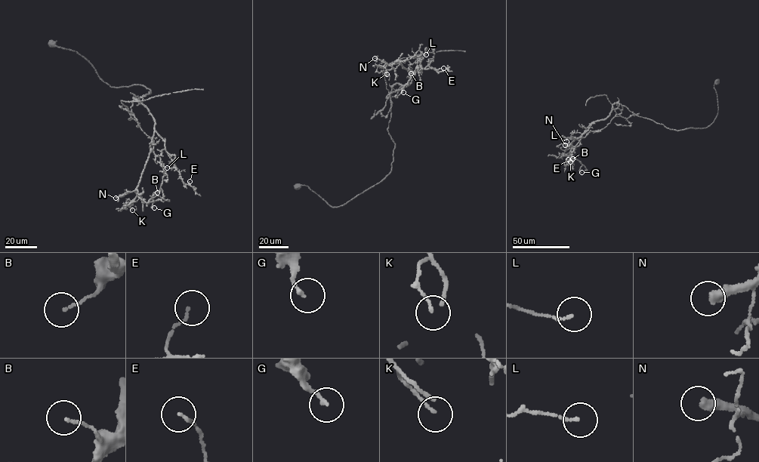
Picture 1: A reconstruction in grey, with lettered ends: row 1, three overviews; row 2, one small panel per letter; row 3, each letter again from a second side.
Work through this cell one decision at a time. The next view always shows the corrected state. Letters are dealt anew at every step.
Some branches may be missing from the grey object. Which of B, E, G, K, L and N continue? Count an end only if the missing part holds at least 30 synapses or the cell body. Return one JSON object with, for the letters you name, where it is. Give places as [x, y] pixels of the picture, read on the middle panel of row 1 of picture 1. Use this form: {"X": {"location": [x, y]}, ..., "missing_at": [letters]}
{"missing_at": []}

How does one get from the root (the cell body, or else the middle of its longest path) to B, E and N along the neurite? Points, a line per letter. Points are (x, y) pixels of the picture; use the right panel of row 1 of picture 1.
B: (717, 82), (718, 113), (706, 127), (671, 129), (621, 105), (606, 126), (590, 131), (572, 149), (572, 158)
E: (717, 82), (714, 87), (718, 113), (706, 127), (671, 129), (615, 103), (606, 118), (592, 123), (568, 159)
N: (717, 82), (718, 113), (705, 127), (671, 129), (615, 103), (606, 118), (590, 124), (569, 148), (565, 145)

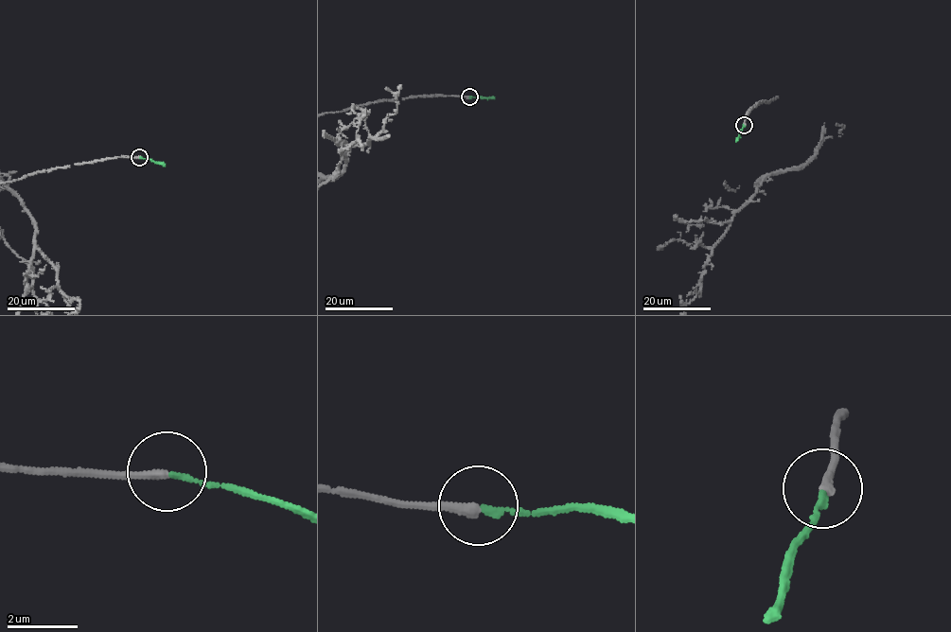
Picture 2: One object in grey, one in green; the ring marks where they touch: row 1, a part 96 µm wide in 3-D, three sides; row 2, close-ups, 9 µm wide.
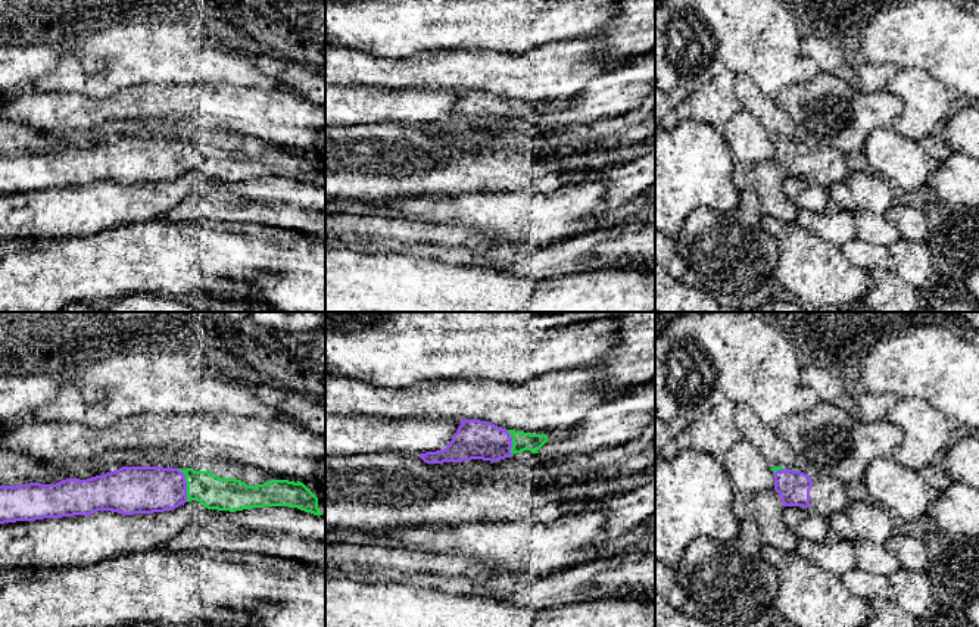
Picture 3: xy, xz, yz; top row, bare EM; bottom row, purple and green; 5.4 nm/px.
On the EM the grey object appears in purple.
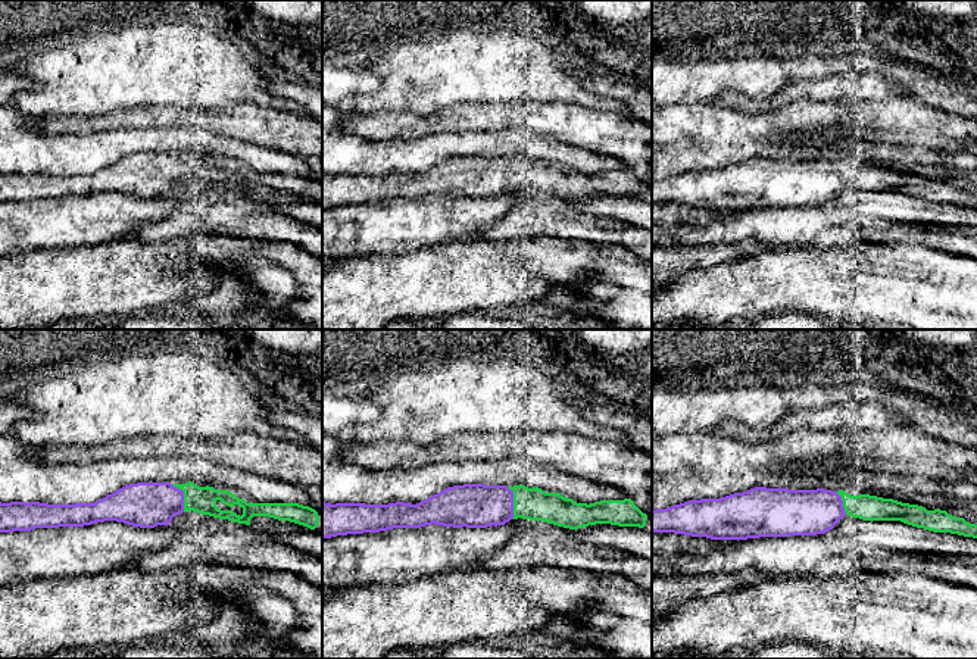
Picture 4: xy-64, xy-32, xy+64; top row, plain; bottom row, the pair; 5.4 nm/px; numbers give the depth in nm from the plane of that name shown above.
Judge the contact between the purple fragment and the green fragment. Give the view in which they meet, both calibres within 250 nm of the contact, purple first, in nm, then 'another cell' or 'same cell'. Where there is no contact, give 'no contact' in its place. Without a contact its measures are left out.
xy | 260/180 nm | same cell

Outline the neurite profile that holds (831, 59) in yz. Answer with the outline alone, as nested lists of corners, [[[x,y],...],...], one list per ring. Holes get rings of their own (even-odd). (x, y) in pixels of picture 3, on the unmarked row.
[[[802,37],[799,52],[813,62],[816,72],[824,71],[842,78],[851,85],[855,84],[855,69],[847,62],[844,52],[832,43],[823,38]]]

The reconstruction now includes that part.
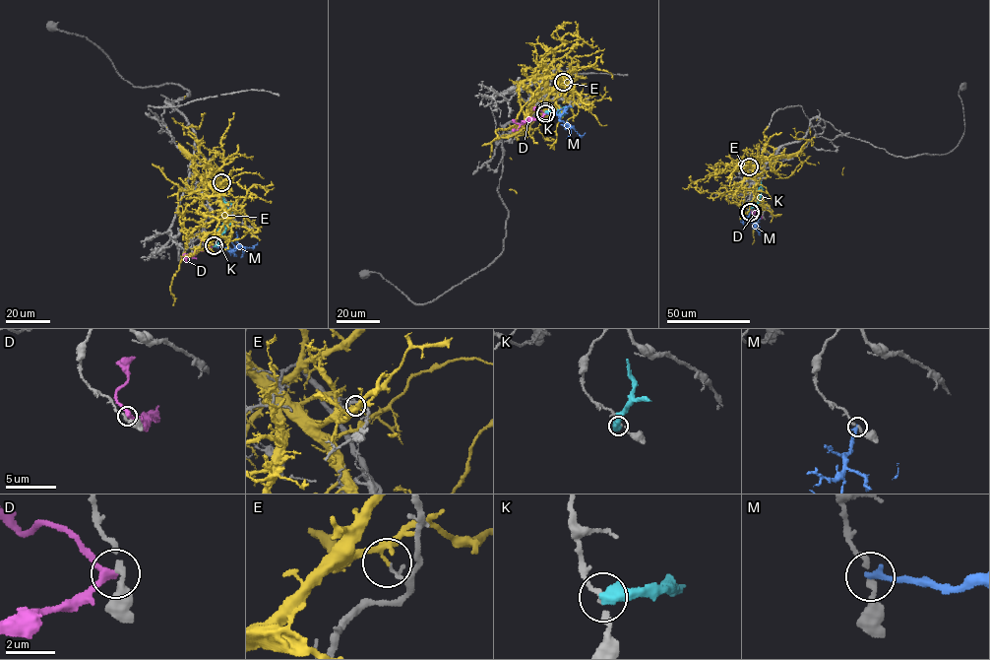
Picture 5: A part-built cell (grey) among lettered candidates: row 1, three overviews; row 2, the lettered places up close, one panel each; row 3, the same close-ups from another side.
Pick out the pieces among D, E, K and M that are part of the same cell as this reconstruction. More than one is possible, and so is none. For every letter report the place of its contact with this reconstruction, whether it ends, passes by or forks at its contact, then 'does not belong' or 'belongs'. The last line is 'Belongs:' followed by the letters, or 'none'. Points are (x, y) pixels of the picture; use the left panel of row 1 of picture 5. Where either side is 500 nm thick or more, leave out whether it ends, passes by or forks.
D: contact (214, 245); it passes by; does not belong
E: contact (221, 182); it forks; does not belong
K: contact (214, 246); it ends; does not belong
M: contact (214, 245); it ends; does not belong
Belongs: none

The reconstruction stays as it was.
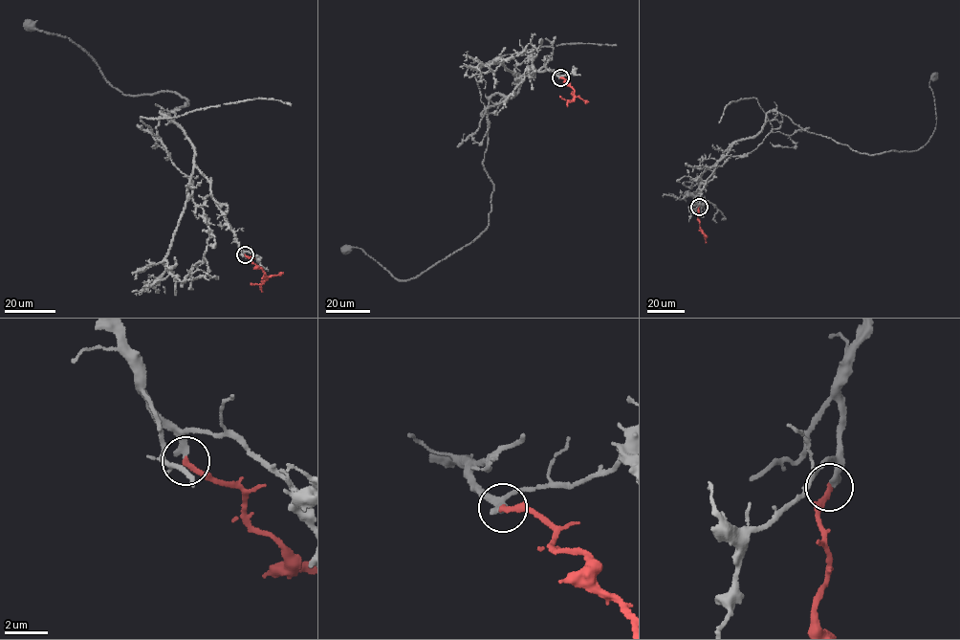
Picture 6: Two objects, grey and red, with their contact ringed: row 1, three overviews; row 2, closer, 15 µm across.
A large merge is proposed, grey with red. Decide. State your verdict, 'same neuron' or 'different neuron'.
same neuron

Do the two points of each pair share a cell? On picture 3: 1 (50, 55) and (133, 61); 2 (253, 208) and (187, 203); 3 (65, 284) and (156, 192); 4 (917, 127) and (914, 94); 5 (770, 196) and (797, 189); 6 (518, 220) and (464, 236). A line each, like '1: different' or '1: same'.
1: different
2: same
3: different
4: same
5: different
6: different

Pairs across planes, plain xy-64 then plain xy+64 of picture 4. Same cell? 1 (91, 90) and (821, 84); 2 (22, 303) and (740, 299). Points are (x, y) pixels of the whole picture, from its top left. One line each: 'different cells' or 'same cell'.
1: same cell
2: same cell

